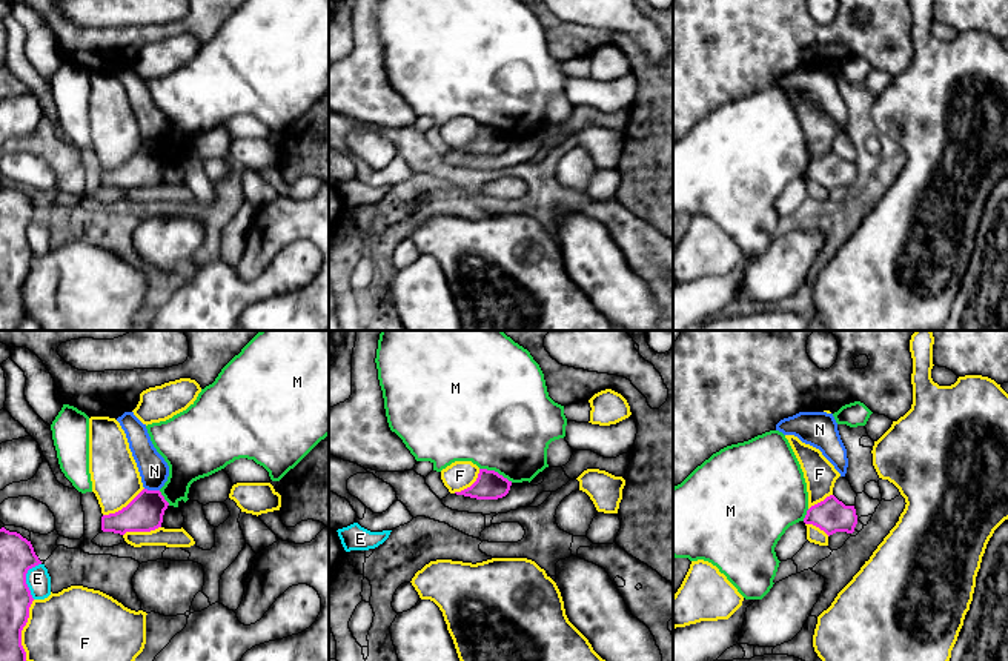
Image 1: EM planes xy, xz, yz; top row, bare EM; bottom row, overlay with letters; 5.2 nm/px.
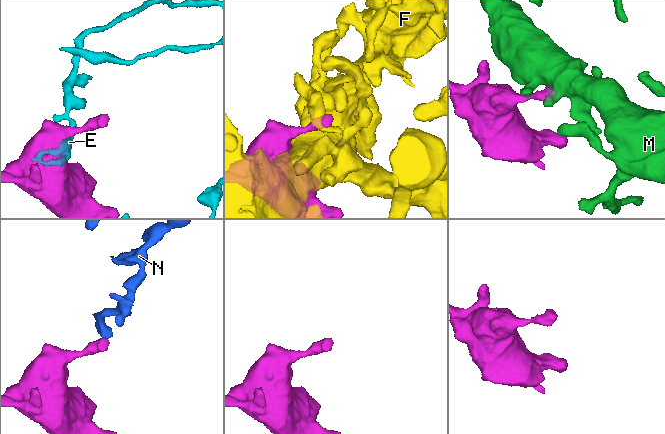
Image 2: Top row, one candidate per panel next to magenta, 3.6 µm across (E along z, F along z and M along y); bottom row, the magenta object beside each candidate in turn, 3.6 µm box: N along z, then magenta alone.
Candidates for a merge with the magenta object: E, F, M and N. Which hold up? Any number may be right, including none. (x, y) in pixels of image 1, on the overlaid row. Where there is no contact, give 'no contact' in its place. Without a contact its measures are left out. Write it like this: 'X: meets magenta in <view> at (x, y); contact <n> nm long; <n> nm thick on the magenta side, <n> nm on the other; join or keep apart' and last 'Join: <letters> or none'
E: meets magenta in xy at (25, 578); contact 200 nm long; 180 nm thick on the magenta side, 130 nm on the other; keep apart
F: meets magenta in xy at (22, 629); contact 320 nm long; 170 nm thick on the magenta side, 360 nm on the other; keep apart
M: meets magenta in xz at (497, 472); contact 190 nm long; 150 nm thick on the magenta side, 480 nm on the other; keep apart
N: meets magenta in xy at (152, 491); contact 80 nm long; 190 nm thick on the magenta side, 160 nm on the other; keep apart
Join: none

